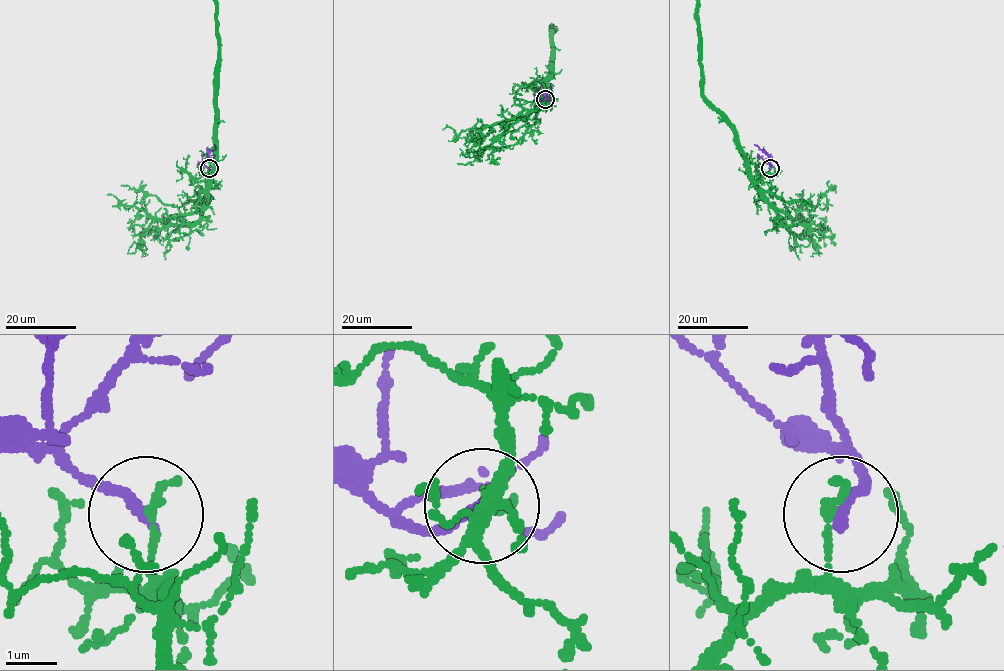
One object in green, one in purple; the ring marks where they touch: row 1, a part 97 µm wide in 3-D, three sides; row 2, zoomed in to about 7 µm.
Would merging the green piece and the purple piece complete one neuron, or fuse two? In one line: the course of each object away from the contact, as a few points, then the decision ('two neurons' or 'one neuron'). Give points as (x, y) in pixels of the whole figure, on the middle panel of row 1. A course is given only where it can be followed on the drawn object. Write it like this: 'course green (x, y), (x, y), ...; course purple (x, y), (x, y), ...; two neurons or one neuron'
course purple (545, 99), (539, 99), (551, 89), (549, 83); two neurons

